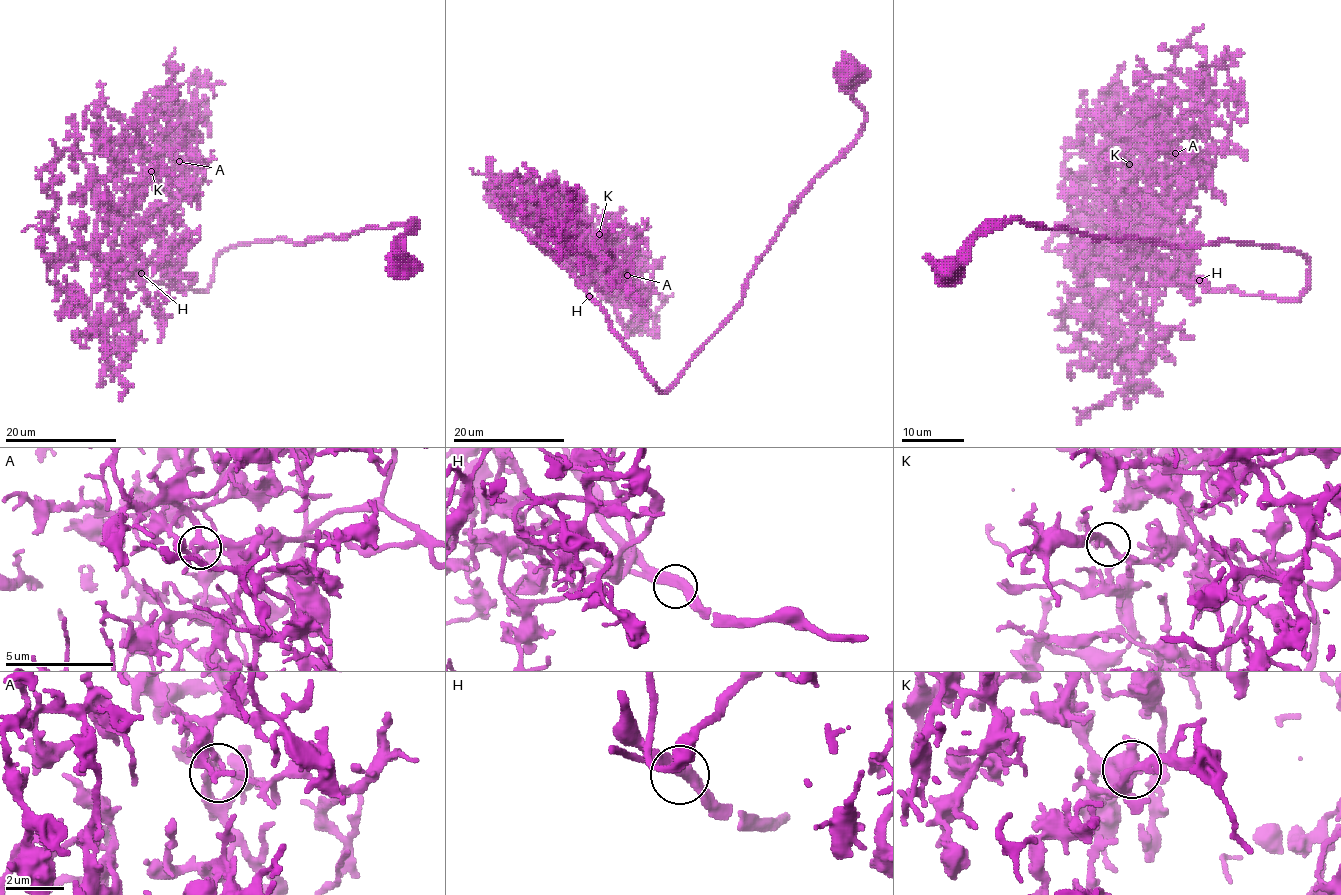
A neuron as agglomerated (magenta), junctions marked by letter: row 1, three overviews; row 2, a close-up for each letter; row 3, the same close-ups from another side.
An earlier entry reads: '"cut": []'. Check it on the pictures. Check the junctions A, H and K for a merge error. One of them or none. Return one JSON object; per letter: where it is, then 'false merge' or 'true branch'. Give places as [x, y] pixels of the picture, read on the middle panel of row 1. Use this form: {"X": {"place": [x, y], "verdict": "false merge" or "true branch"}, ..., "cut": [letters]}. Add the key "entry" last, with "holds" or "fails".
{"A": {"place": [627, 275], "verdict": "true branch"}, "H": {"place": [589, 296], "verdict": "true branch"}, "K": {"place": [599, 234], "verdict": "true branch"}, "cut": [], "entry": "holds"}

